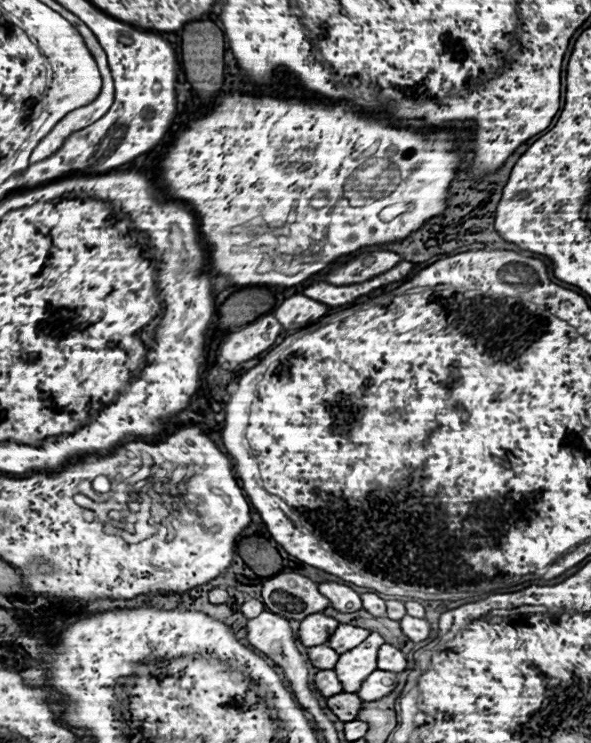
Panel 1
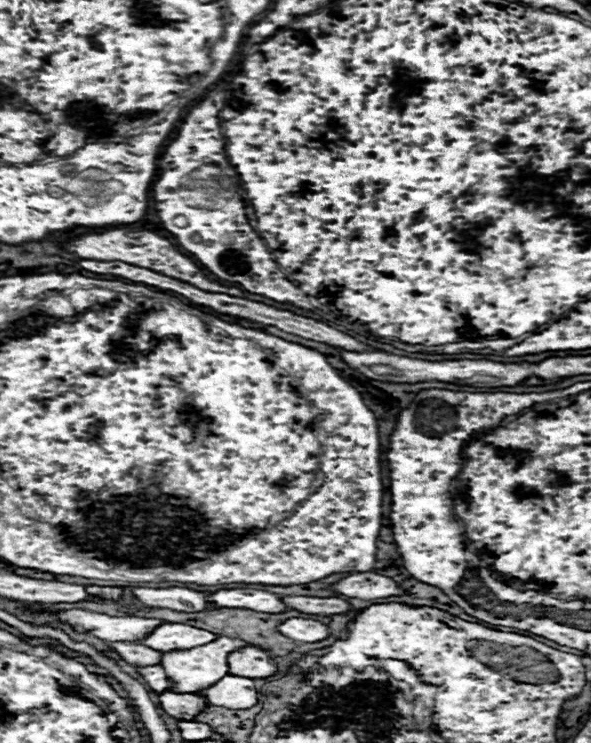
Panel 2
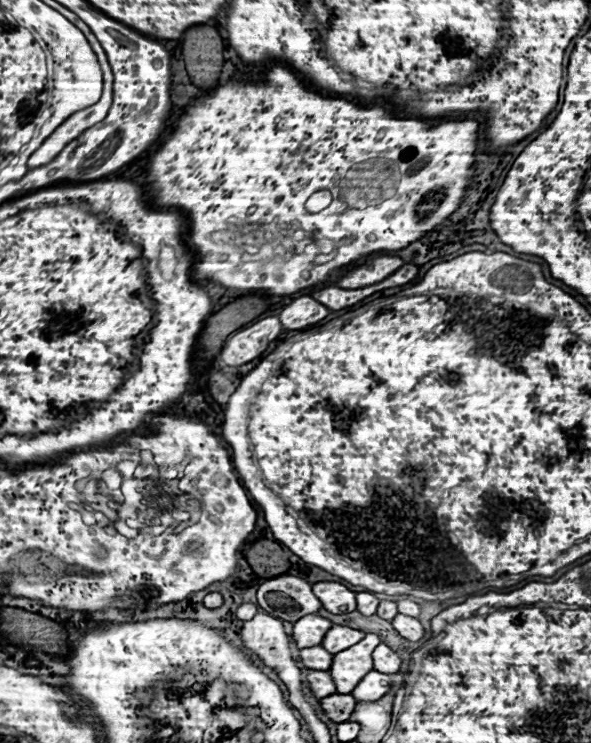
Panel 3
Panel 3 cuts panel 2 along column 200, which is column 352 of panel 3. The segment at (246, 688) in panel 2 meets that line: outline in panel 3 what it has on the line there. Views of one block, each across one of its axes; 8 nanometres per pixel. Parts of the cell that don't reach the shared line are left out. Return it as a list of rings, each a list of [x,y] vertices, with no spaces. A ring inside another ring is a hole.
[[[372,670],[360,680],[360,684],[354,688],[352,696],[358,702],[372,702],[372,700],[382,698],[390,690],[390,684],[392,684],[392,678],[388,674],[380,674],[380,672]]]

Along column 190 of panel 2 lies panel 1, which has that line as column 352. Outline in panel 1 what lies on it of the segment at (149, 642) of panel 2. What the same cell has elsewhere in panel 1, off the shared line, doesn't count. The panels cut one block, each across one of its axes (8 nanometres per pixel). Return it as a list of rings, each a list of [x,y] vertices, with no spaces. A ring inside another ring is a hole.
[[[340,624],[334,630],[334,634],[330,636],[328,644],[330,644],[330,648],[334,648],[334,652],[342,654],[342,652],[346,652],[346,648],[354,648],[354,644],[360,644],[362,640],[366,640],[366,636],[370,636],[370,632],[364,628]]]

